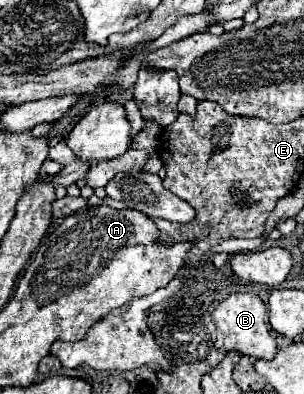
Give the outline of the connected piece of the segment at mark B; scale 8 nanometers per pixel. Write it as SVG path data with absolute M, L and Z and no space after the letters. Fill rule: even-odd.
M252 292L230 294L226 300L222 300L212 310L212 320L216 326L216 348L218 350L226 350L226 352L238 350L240 354L250 356L250 358L264 358L264 360L274 358L278 346L270 334L266 306L258 294L252 294Z

